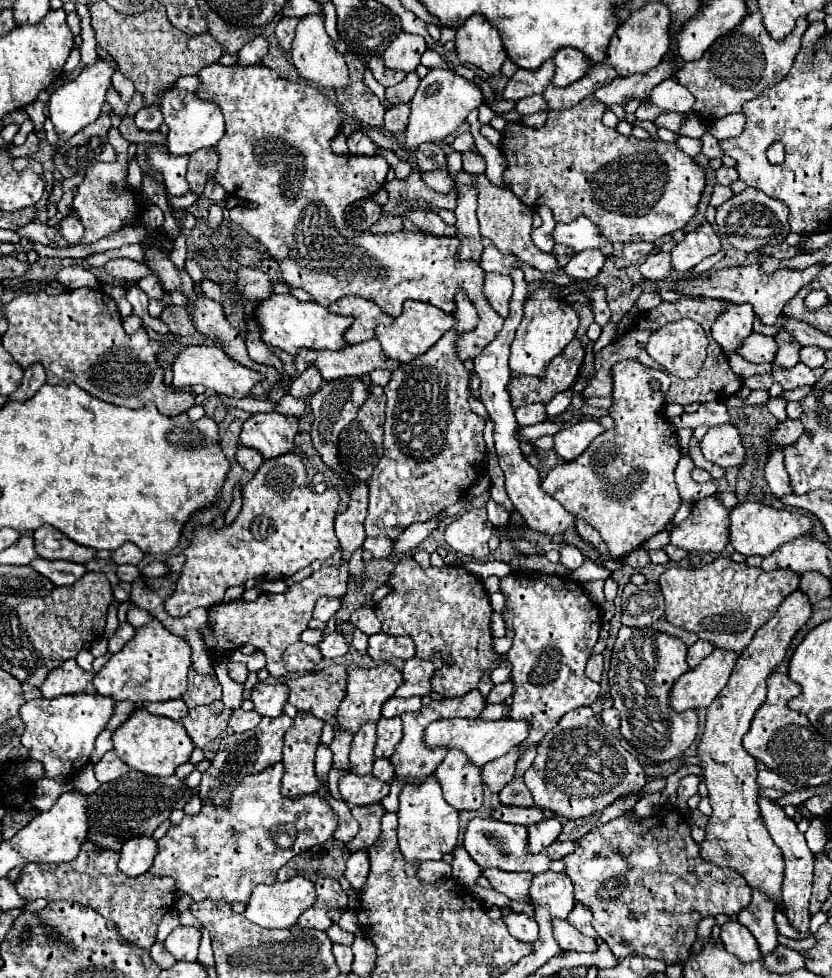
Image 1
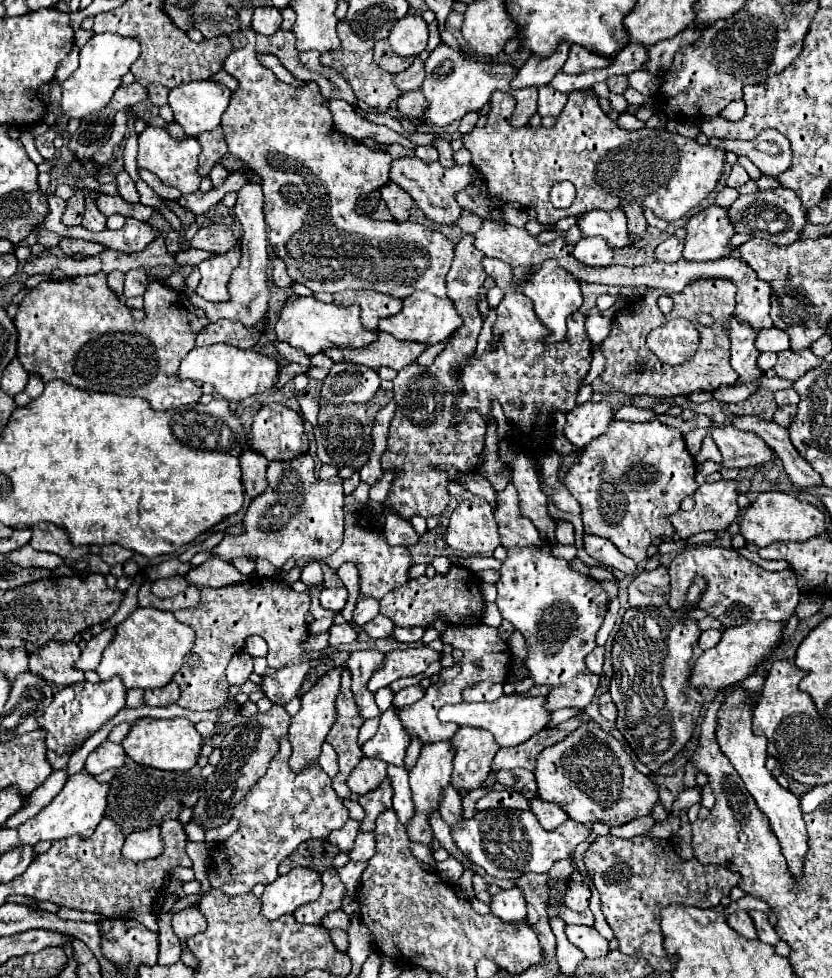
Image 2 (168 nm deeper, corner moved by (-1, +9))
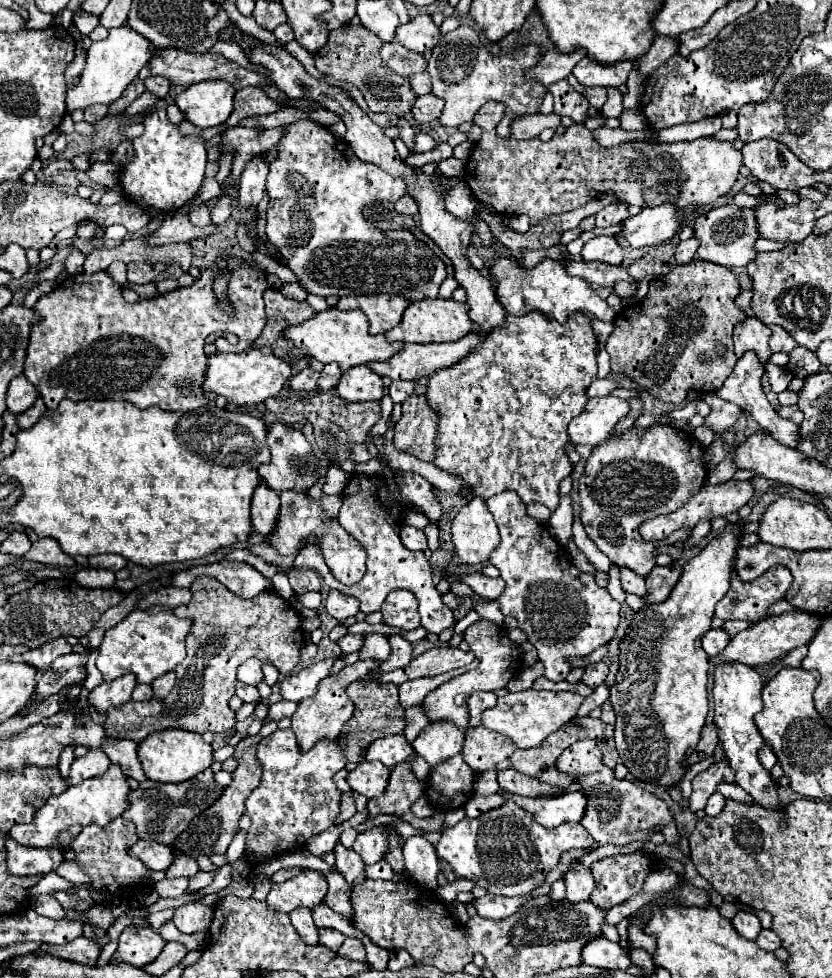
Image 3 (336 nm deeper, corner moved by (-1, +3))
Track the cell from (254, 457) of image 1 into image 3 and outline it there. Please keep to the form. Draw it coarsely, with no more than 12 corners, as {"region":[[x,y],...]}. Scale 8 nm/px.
{"region":[[259,484],[251,500],[253,528],[269,536],[279,494]]}

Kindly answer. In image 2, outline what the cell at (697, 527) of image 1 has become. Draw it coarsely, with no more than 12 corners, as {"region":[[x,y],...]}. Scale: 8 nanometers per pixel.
{"region":[[737,482],[701,484],[693,510],[671,514],[685,540],[725,532],[737,518]]}

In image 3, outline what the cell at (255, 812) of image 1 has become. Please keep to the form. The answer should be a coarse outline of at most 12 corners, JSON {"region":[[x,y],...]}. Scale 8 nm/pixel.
{"region":[[293,730],[257,746],[245,860],[301,848],[335,824],[335,742]]}

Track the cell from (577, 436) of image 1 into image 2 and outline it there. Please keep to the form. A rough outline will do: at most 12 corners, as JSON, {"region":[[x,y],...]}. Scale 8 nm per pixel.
{"region":[[607,400],[567,414],[565,436],[583,448],[601,436],[613,410]]}

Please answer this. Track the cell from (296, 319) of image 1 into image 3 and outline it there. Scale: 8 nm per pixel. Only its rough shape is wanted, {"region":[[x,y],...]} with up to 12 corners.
{"region":[[327,308],[285,340],[343,372],[387,360],[401,342],[373,336],[361,310]]}

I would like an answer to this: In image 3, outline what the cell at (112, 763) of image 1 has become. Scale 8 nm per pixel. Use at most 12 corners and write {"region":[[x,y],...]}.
{"region":[[89,750],[71,764],[69,784],[107,772],[111,762],[99,750]]}

